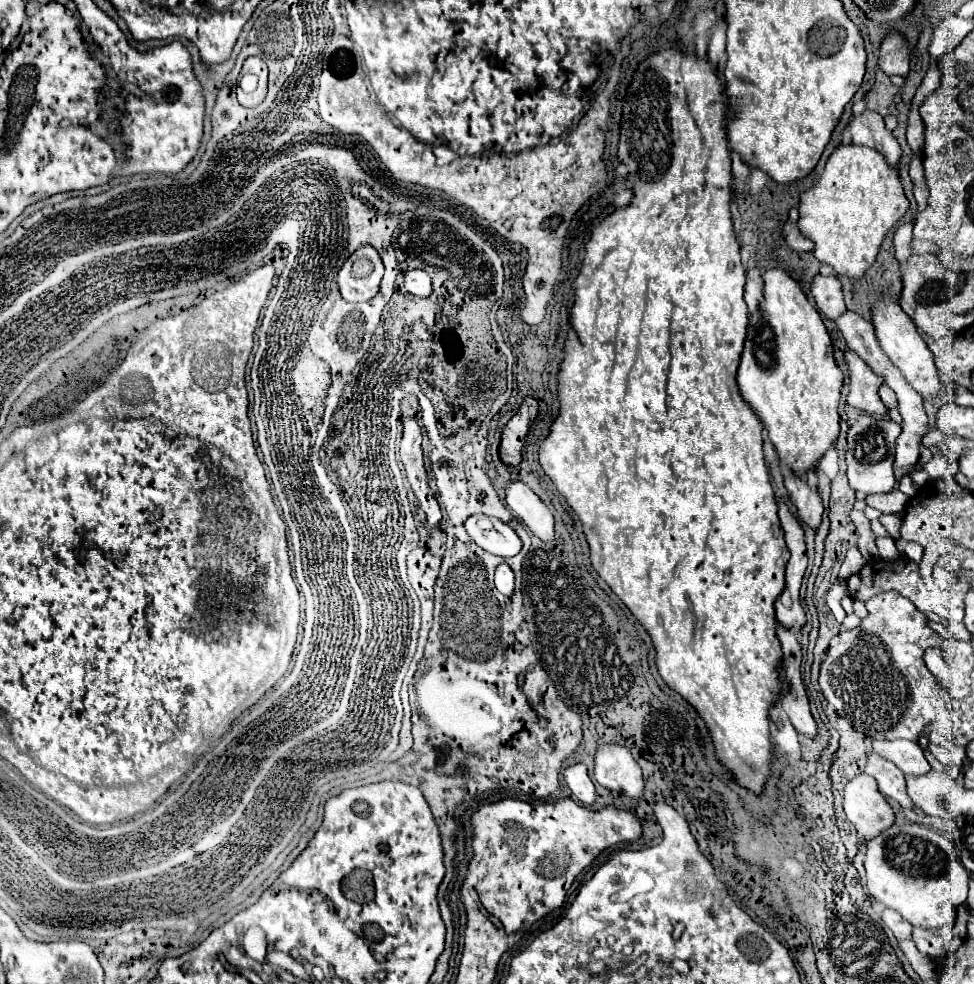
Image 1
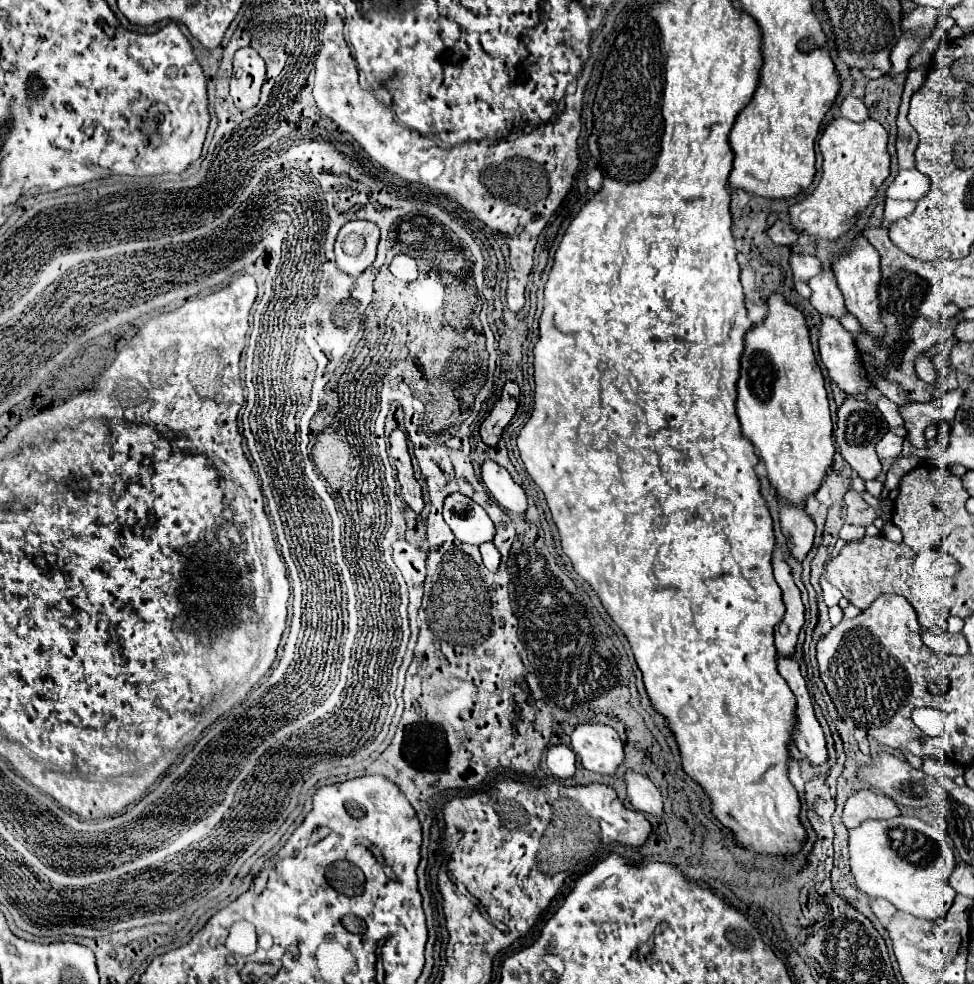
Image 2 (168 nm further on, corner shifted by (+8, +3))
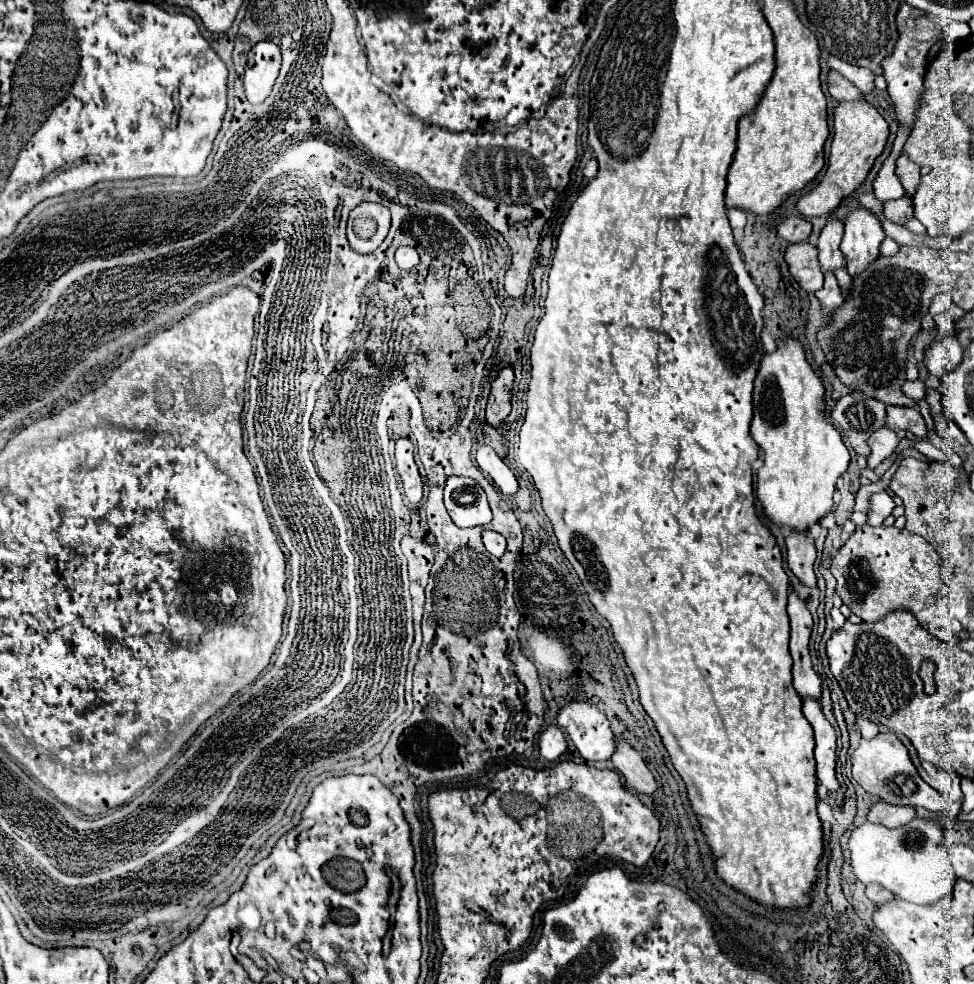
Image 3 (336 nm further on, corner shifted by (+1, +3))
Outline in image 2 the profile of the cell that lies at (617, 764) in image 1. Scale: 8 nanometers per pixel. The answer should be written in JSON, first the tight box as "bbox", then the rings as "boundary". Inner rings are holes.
{"bbox":[572,725,624,775],"boundary":[[[578,725],[572,733],[572,749],[584,769],[600,775],[616,775],[618,767],[624,763],[624,743],[608,725]]]}

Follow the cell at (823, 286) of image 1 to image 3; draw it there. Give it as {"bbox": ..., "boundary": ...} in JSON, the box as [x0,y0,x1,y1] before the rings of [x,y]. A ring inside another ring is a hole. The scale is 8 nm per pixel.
{"bbox":[785,241,823,293],"boundary":[[[803,241],[803,243],[789,245],[785,251],[785,261],[795,281],[807,293],[815,293],[823,287],[823,271],[819,267],[817,249],[811,243]]]}

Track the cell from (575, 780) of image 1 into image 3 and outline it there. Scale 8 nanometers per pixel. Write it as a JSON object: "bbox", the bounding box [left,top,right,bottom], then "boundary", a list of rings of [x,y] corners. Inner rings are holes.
{"bbox":[539,725,567,761],"boundary":[[[547,725],[541,729],[539,751],[547,761],[557,761],[567,751],[567,741],[557,725]]]}

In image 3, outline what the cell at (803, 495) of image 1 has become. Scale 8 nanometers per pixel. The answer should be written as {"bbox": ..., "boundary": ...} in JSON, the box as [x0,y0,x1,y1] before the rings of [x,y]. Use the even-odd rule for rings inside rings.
{"bbox":[785,533,815,587],"boundary":[[[791,533],[785,539],[787,545],[787,567],[791,573],[805,585],[805,587],[815,587],[815,573],[813,573],[813,563],[815,563],[815,545],[809,539],[809,535],[801,533]]]}

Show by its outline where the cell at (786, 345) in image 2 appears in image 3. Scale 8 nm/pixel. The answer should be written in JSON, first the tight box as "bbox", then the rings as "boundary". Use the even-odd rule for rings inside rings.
{"bbox":[751,337,849,533],"boundary":[[[787,337],[775,353],[763,357],[753,391],[751,435],[765,453],[765,465],[757,471],[755,491],[767,519],[771,519],[775,525],[789,527],[799,533],[809,531],[811,525],[821,521],[833,509],[835,481],[849,467],[849,451],[841,439],[841,433],[835,429],[829,415],[825,413],[823,393],[825,387],[821,379],[813,373],[811,365],[805,359],[801,343],[797,343],[795,339]]]}

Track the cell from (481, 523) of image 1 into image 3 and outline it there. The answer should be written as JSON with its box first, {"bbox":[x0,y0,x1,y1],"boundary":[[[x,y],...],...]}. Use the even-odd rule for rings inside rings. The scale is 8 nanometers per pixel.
{"bbox":[445,475,491,527],"boundary":[[[453,475],[445,481],[445,507],[459,527],[483,527],[491,521],[491,509],[483,487],[471,479]]]}

